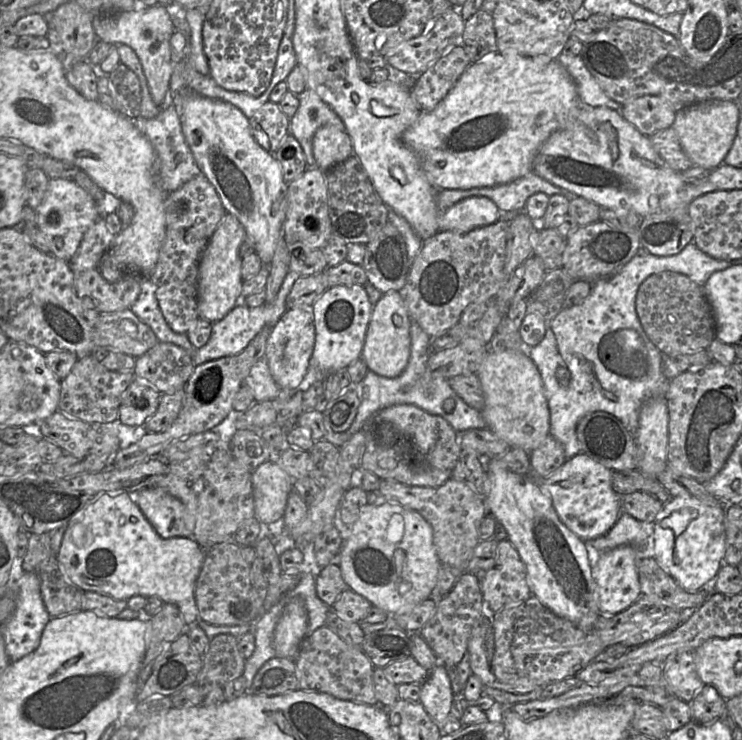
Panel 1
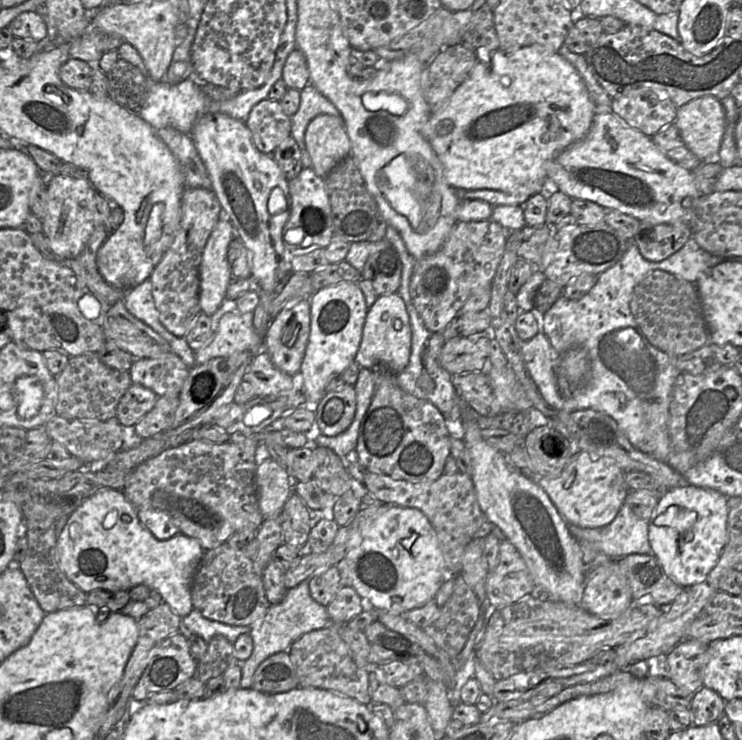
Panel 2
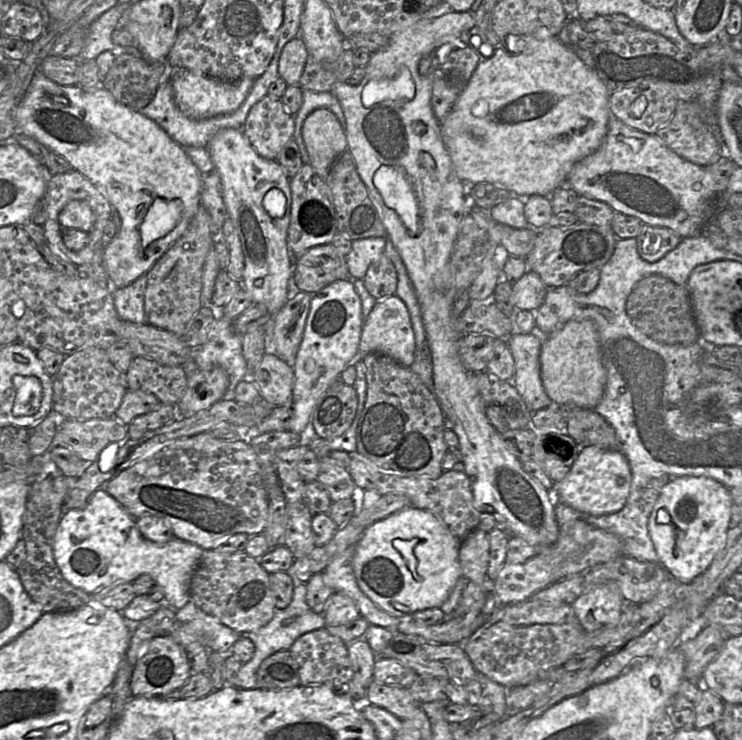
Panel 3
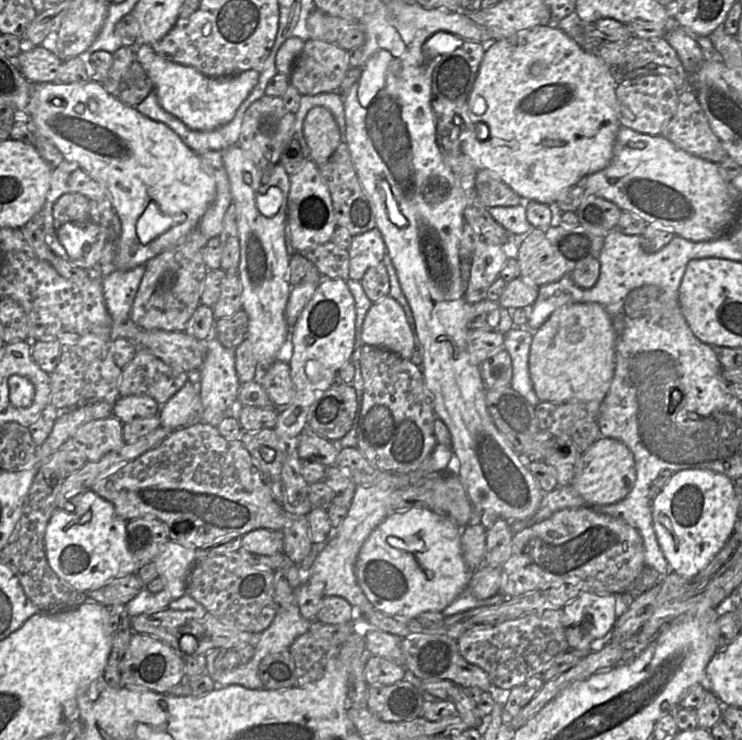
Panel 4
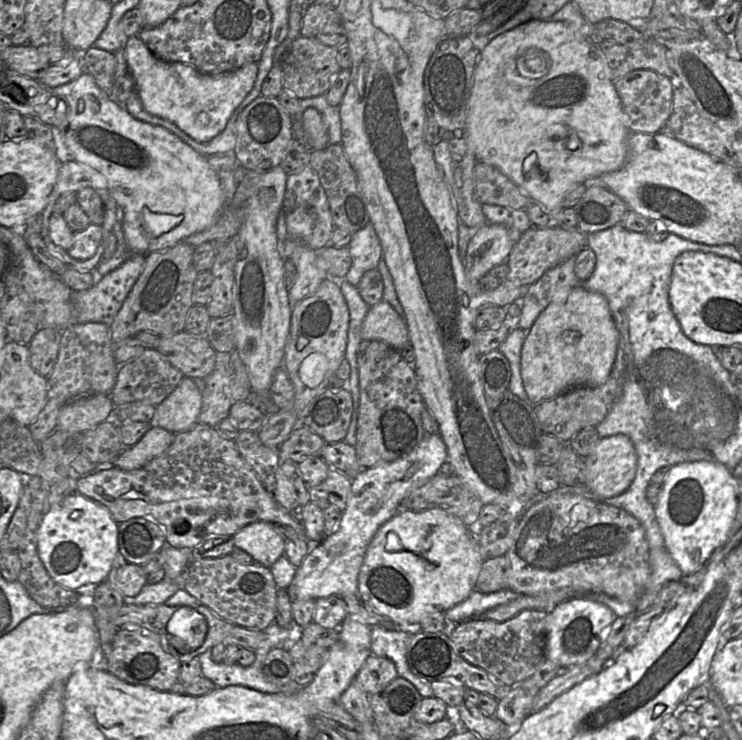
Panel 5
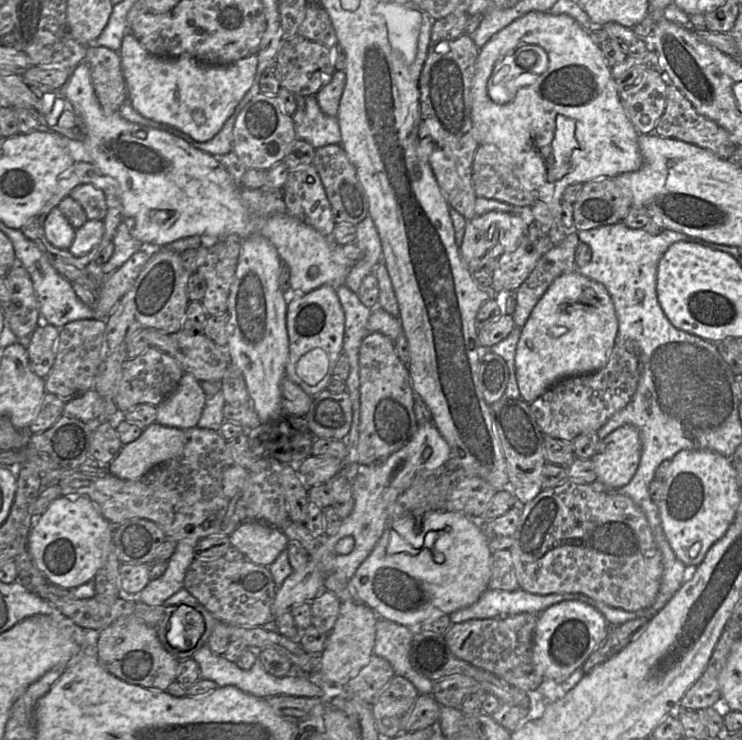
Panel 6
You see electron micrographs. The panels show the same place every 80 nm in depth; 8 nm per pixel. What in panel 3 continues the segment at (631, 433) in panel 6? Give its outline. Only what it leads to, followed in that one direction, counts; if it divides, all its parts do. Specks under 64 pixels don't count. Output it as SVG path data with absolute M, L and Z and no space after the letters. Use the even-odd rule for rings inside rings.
M595 445L582 446L568 474L561 481L554 482L553 494L564 504L592 516L602 516L620 511L630 495L632 473L630 464L621 450L606 449Z

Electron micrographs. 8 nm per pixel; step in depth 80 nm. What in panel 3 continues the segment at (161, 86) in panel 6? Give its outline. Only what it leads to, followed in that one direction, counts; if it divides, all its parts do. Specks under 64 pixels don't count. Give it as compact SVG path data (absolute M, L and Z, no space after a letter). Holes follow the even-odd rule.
M175 69L171 75L173 97L179 109L188 117L205 119L236 110L246 99L254 83L252 78L220 81L200 75L188 69Z

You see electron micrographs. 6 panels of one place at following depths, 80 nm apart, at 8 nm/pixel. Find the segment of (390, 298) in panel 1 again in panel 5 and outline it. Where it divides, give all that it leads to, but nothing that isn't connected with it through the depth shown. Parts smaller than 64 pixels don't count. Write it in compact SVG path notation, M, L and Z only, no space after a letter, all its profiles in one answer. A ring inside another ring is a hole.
M384 300L370 307L362 324L361 339L382 341L398 351L410 344L406 322Z

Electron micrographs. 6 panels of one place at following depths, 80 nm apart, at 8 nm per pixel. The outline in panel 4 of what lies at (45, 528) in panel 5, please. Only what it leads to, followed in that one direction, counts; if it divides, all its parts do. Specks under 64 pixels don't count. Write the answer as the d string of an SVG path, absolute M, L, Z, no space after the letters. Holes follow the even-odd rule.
M92 490L78 494L71 503L73 511L57 508L52 514L45 532L45 551L49 565L57 576L70 587L80 591L92 591L115 578L137 573L146 563L141 562L128 548L127 521L119 517L114 505Z

